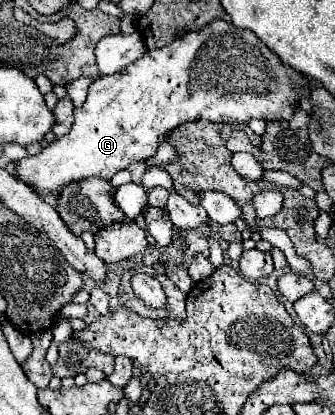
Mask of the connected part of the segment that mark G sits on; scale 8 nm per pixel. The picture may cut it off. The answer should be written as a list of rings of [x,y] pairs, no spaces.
[[[216,19],[206,25],[200,33],[188,33],[162,49],[146,51],[138,61],[124,67],[114,75],[100,75],[92,81],[88,99],[80,109],[74,109],[74,125],[68,135],[52,141],[40,155],[26,157],[18,161],[16,175],[26,181],[26,185],[58,195],[58,191],[72,183],[88,177],[112,179],[120,169],[126,169],[134,161],[144,161],[156,153],[156,143],[170,129],[196,119],[208,119],[216,123],[240,125],[250,119],[264,121],[290,121],[294,109],[300,105],[302,97],[310,97],[312,89],[318,87],[316,81],[308,81],[296,69],[284,65],[276,53],[272,53],[252,31],[238,29],[226,19]]]

